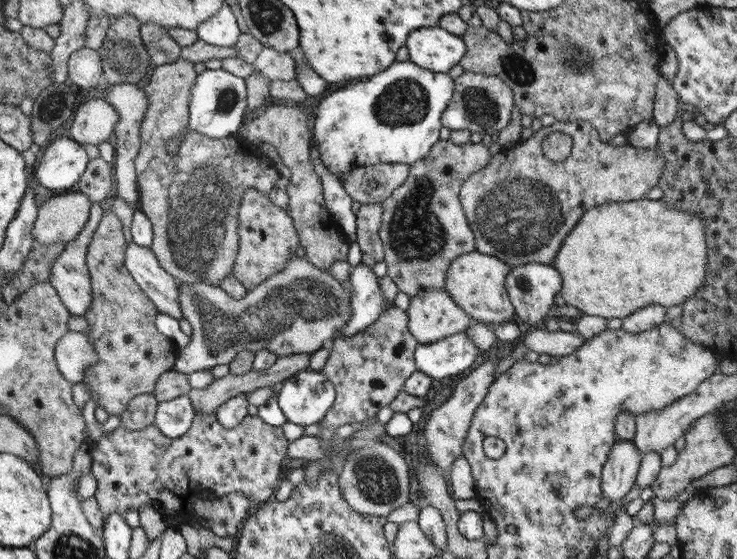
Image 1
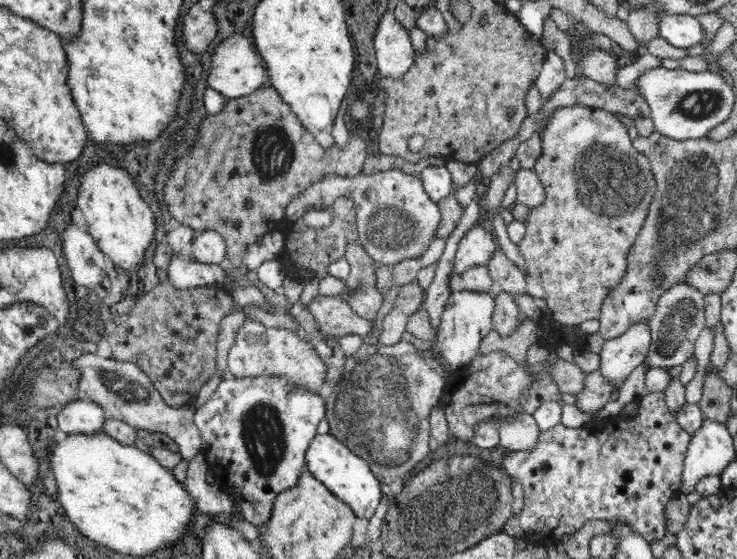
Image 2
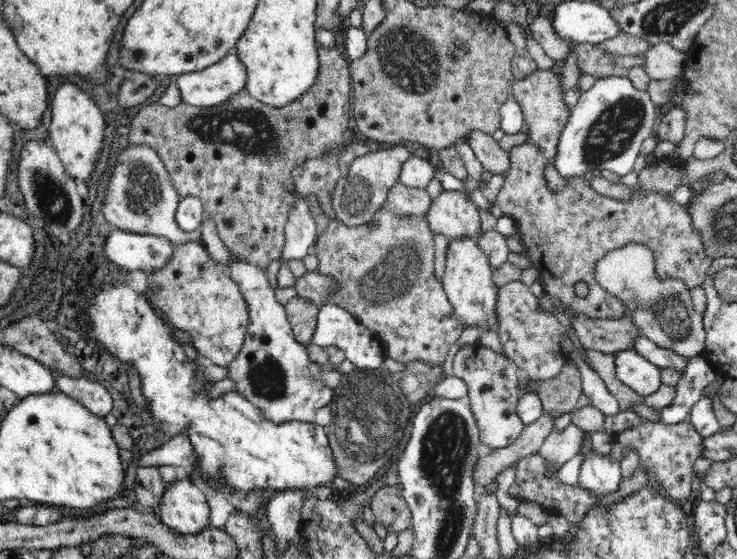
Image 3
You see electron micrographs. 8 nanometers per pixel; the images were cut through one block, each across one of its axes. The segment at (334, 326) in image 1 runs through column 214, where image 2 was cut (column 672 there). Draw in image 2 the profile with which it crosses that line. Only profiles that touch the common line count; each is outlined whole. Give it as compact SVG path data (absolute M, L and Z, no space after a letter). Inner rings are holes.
M686 282L674 284L660 296L656 312L650 318L652 344L650 344L650 350L646 356L646 364L650 368L666 368L666 370L672 366L686 364L694 356L696 340L700 338L704 328L706 328L706 296L704 296L704 292Z

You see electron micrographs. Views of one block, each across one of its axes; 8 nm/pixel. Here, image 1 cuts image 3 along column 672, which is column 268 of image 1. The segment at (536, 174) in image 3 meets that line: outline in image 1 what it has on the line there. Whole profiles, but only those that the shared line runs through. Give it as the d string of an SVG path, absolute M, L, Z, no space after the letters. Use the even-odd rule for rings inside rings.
M249 188L243 194L243 200L239 204L239 252L235 258L235 266L231 274L249 290L257 288L263 280L269 280L271 276L285 270L287 262L295 256L295 250L301 246L295 220L281 208L273 206L269 198L265 198L263 192Z

